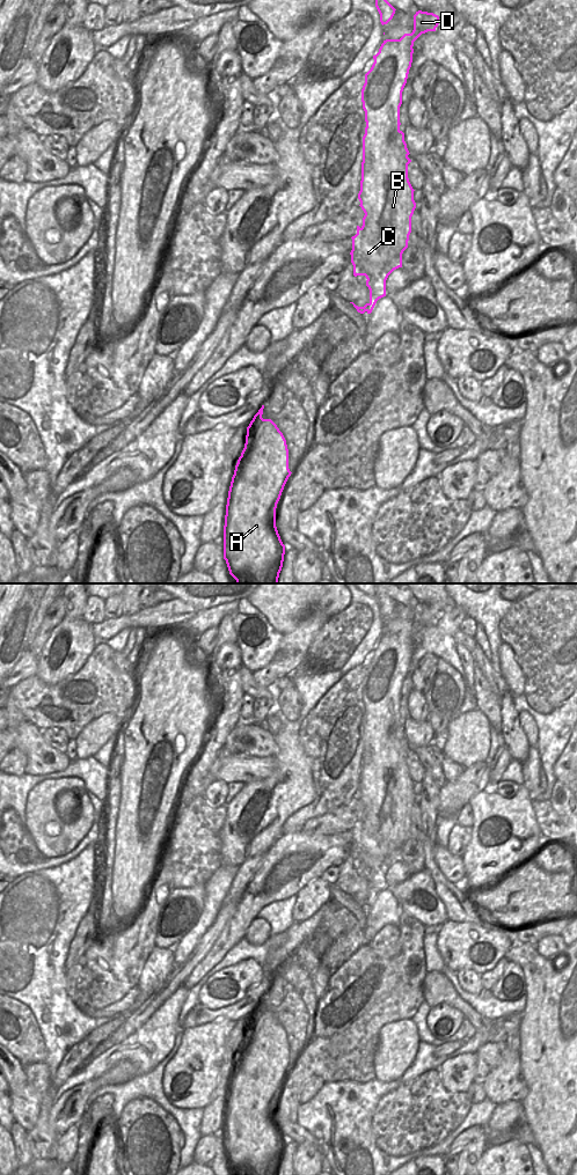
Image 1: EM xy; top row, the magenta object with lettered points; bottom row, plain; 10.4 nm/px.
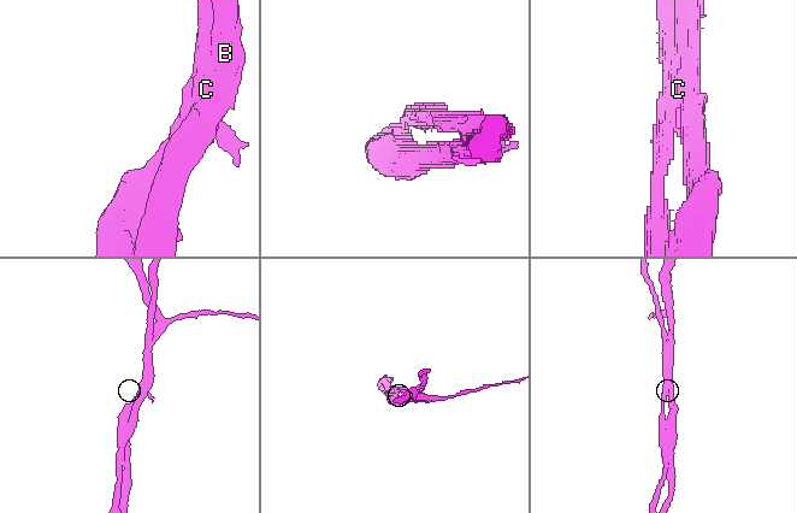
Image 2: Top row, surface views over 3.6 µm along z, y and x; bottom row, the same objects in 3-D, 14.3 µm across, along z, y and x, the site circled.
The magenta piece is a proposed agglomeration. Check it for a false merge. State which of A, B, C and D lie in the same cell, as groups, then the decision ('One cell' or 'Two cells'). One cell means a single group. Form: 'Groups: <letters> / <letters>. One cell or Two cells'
Groups: A C D / B. Two cells

